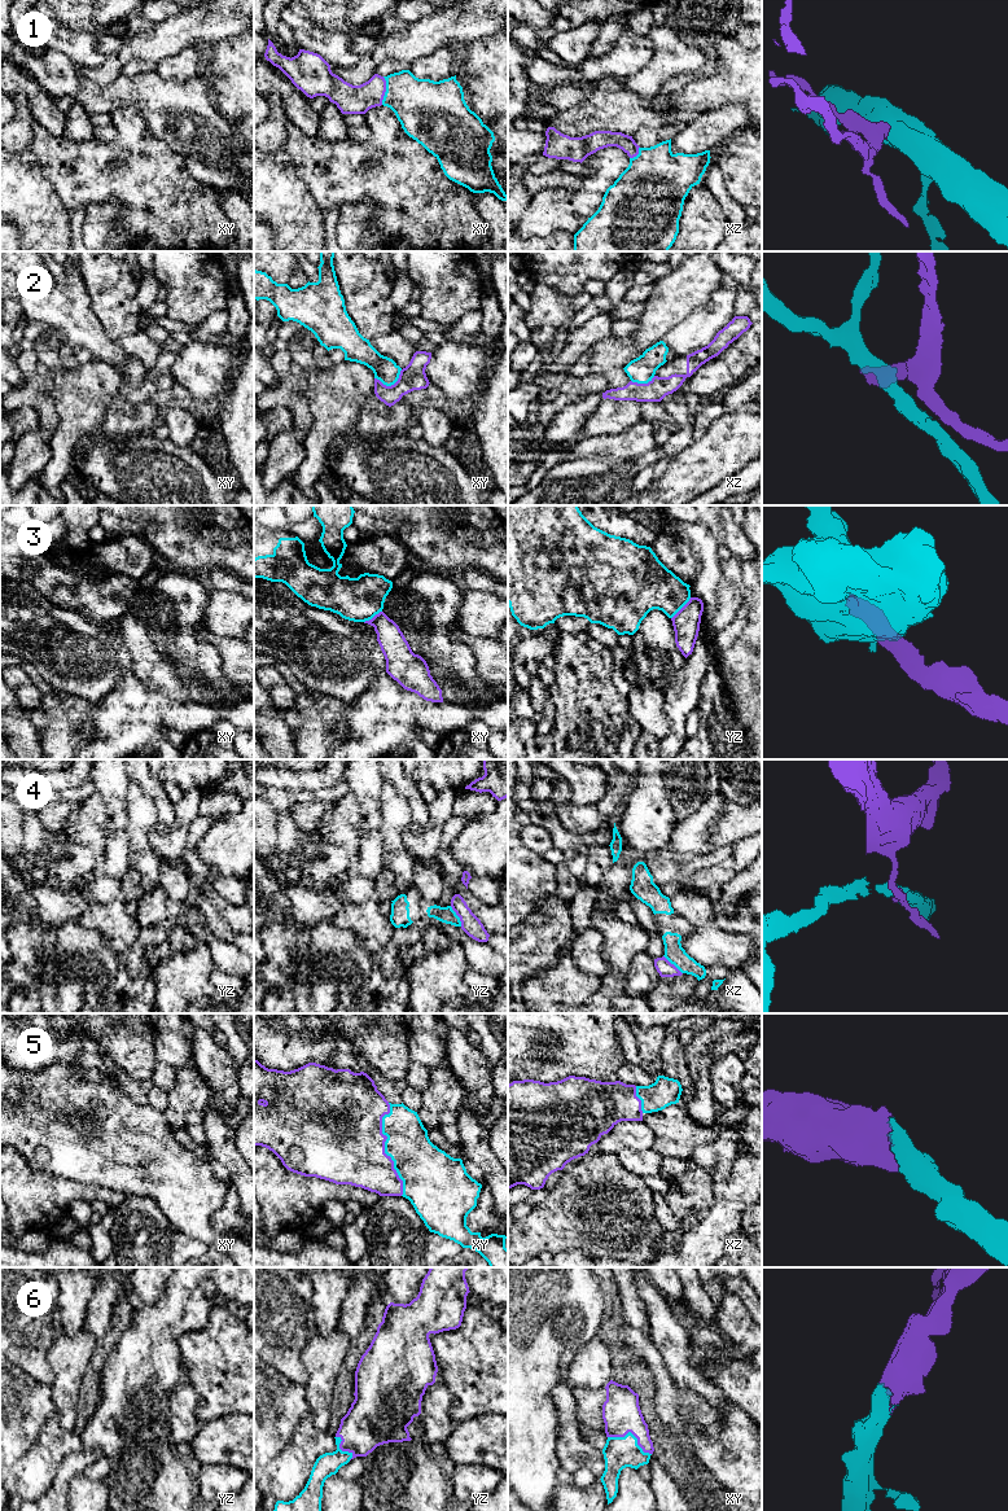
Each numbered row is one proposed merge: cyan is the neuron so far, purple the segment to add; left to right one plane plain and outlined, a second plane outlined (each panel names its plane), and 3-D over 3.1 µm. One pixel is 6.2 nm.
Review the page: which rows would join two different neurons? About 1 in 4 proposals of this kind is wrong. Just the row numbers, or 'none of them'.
2, 3, 4

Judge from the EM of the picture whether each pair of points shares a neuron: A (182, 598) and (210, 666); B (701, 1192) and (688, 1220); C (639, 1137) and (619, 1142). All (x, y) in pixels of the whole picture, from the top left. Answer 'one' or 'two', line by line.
A: one
B: one
C: one

